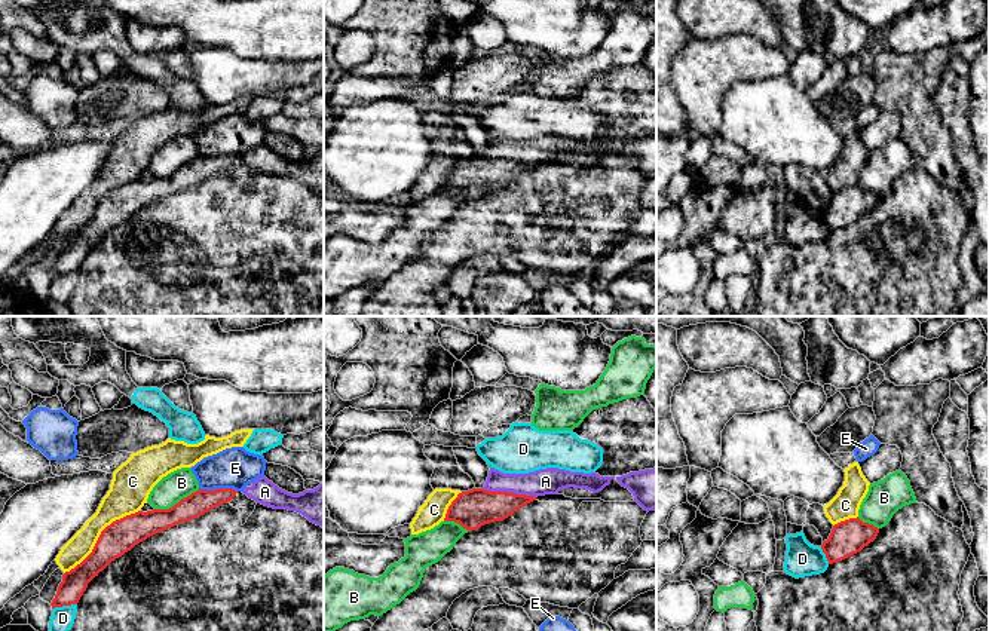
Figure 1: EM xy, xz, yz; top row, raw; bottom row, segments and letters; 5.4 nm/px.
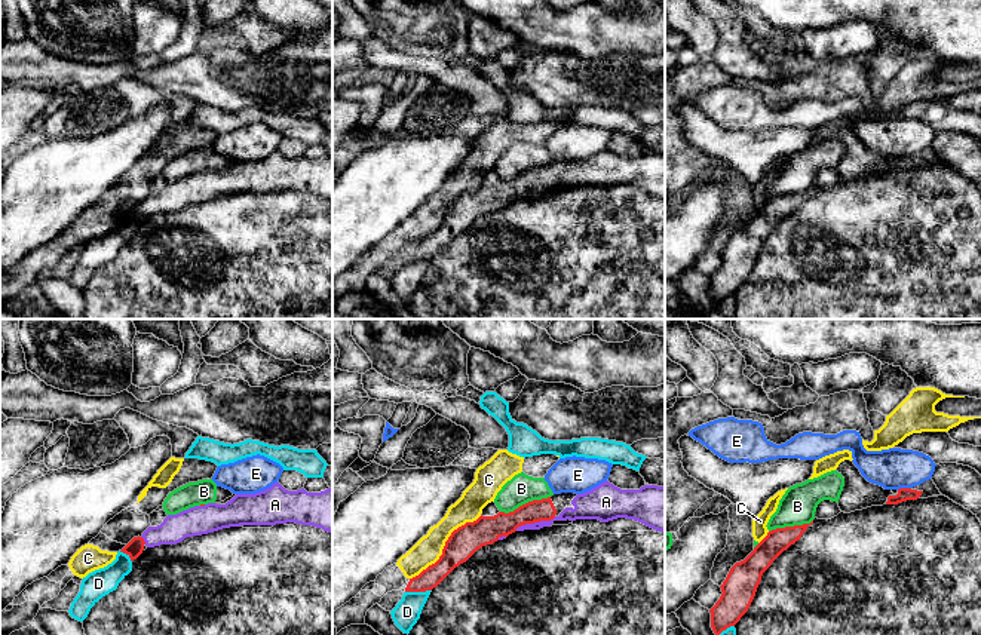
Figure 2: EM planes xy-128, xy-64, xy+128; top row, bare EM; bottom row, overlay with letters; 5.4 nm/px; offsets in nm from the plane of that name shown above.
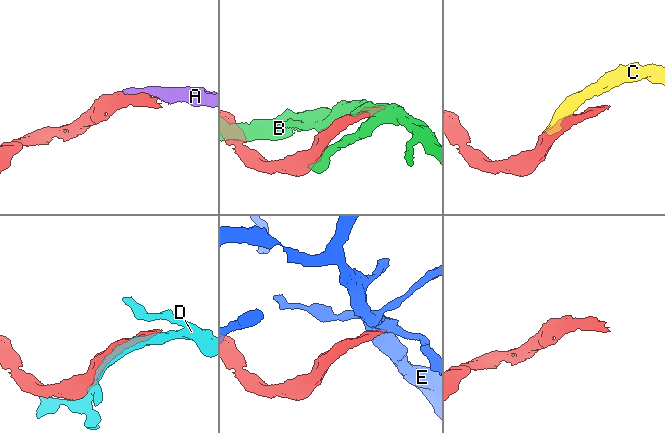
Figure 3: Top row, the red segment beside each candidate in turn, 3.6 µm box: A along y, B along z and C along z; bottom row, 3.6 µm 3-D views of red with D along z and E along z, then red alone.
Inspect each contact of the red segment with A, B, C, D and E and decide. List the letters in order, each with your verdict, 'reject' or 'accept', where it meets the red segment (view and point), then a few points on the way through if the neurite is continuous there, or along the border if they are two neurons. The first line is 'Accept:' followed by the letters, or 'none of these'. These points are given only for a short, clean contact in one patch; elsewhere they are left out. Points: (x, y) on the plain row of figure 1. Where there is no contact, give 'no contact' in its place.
Accept: A
A: accept | xz (510, 161)
B: reject | xy (178, 169)
C: reject | xy (100, 204)
D: reject | xy (64, 272)
E: reject | xy (219, 156) | along xy (199, 155), (233, 156), (236, 159)

